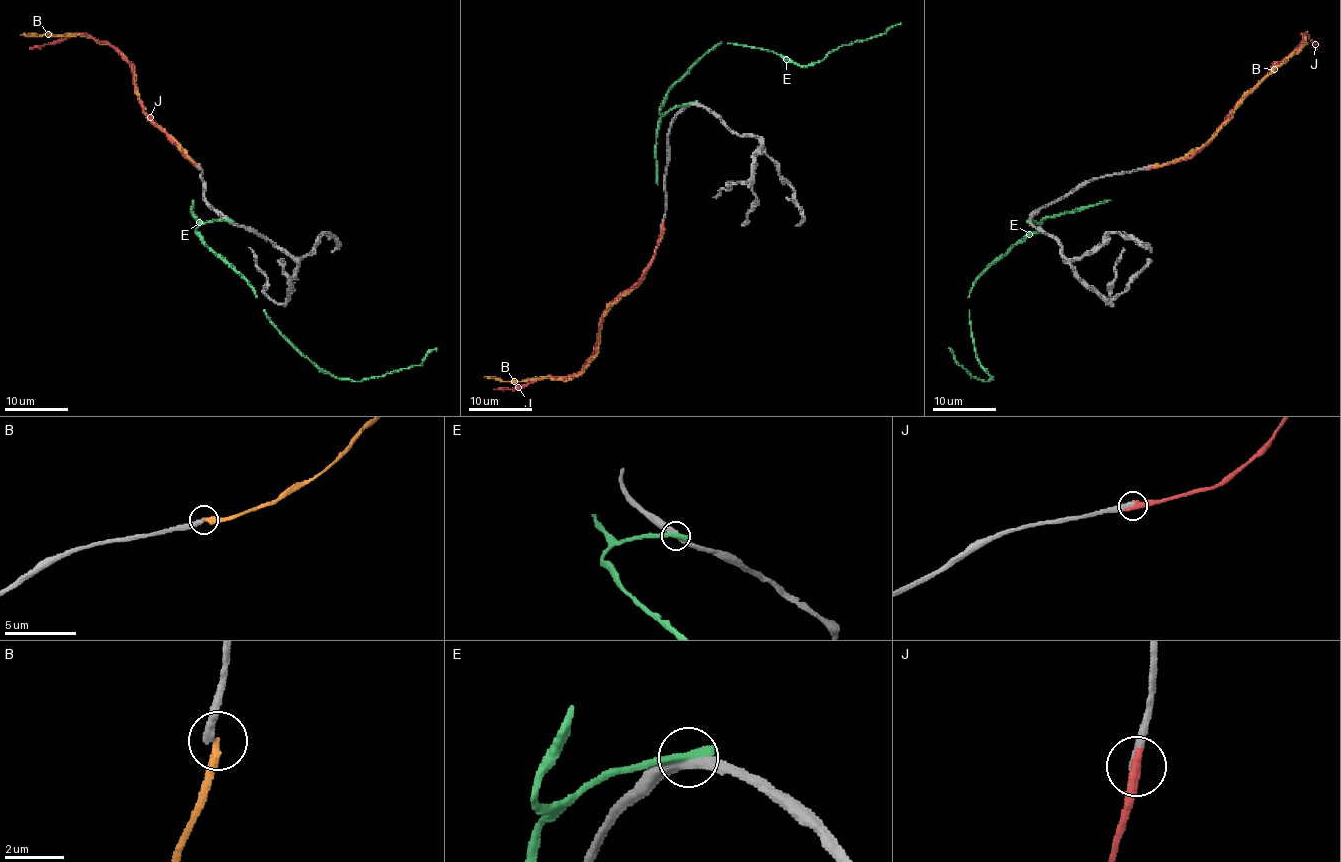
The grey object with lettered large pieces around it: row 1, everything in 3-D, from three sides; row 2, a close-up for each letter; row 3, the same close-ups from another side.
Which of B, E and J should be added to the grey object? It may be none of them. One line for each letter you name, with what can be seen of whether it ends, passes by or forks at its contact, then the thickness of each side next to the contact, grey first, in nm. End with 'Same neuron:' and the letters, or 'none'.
J: It ends there. Thickness 360 nm (grey) against 440 nm
Same neuron: J

